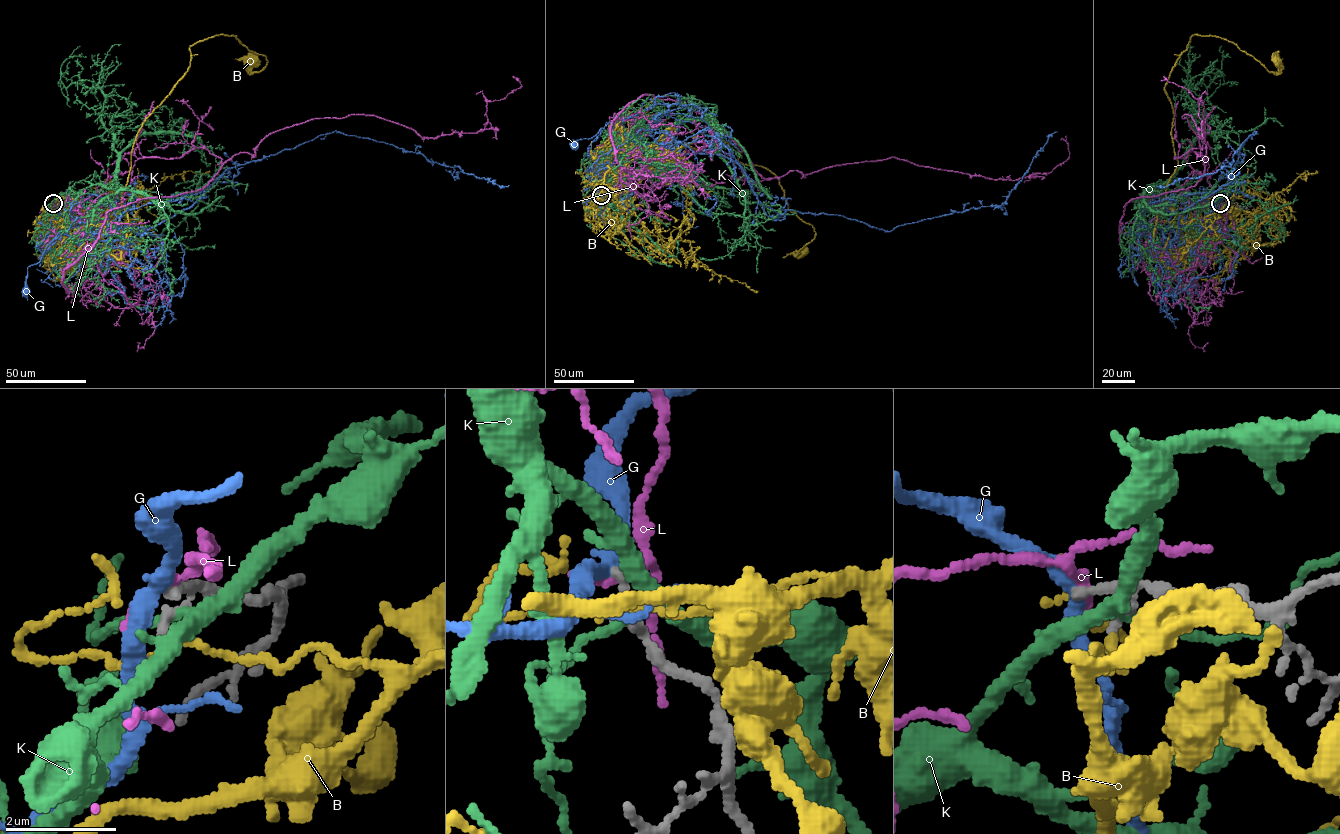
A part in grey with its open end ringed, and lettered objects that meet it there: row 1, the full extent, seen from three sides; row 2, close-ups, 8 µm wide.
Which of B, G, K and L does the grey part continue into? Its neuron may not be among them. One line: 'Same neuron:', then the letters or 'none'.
Same neuron: none

